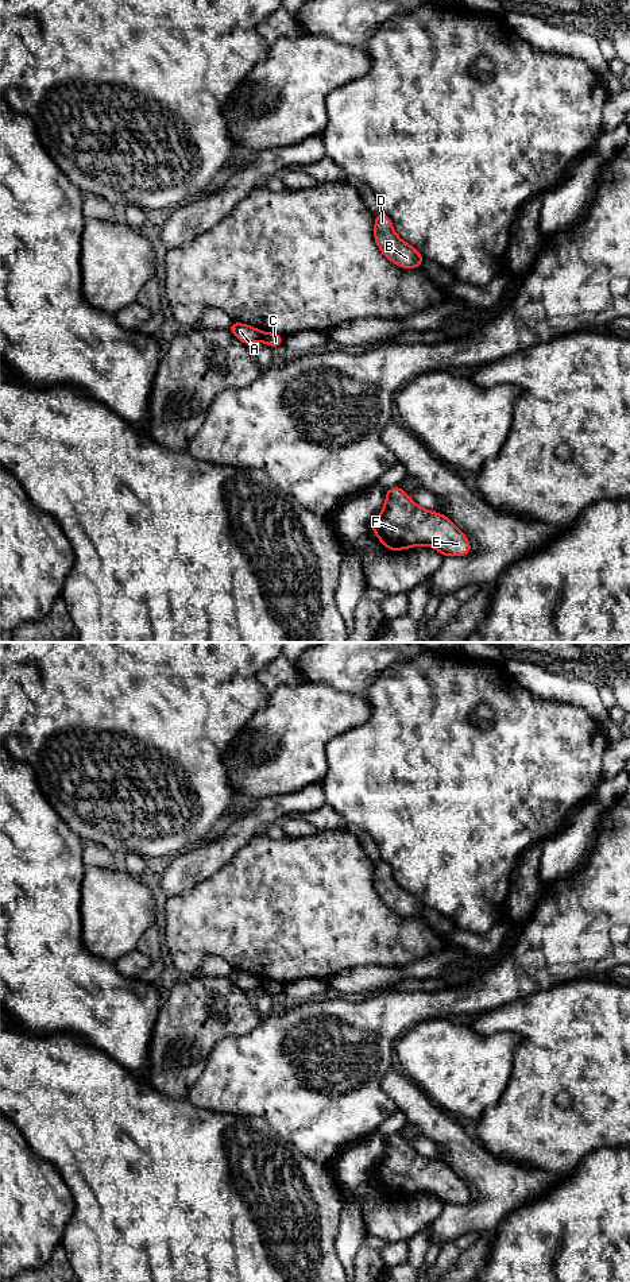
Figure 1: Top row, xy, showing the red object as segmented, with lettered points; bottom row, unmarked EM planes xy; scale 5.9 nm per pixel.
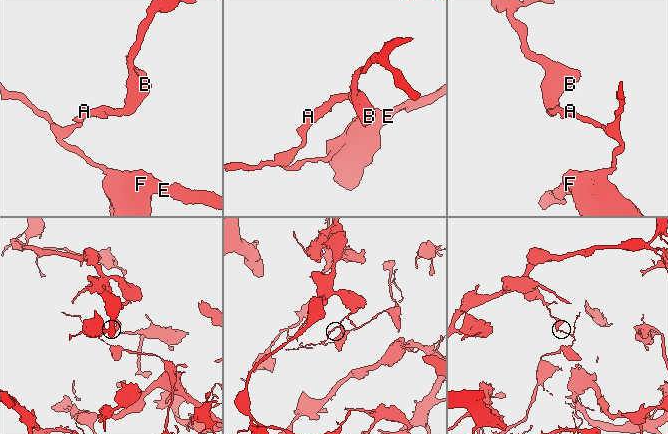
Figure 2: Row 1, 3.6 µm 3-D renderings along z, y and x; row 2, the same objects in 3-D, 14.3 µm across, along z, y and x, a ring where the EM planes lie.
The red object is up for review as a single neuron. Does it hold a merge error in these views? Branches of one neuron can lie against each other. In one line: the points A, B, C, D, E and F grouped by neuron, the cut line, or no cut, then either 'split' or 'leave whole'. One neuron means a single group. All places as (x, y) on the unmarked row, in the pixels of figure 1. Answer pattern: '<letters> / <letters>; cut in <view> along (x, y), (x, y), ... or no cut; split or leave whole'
A E F / B C D; cut in xy along (262, 980), (263, 988); split

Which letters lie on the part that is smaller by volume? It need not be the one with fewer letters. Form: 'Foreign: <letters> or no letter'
Foreign: A, E, F

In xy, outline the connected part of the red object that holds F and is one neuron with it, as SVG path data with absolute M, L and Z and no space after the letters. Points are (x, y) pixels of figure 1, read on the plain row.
M399 1134L387 1138L371 1179L394 1200L429 1193L441 1204L471 1201L469 1188L447 1163L418 1154Z

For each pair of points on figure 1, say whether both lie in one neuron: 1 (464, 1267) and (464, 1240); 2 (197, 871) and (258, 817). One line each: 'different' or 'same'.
1: different
2: same

